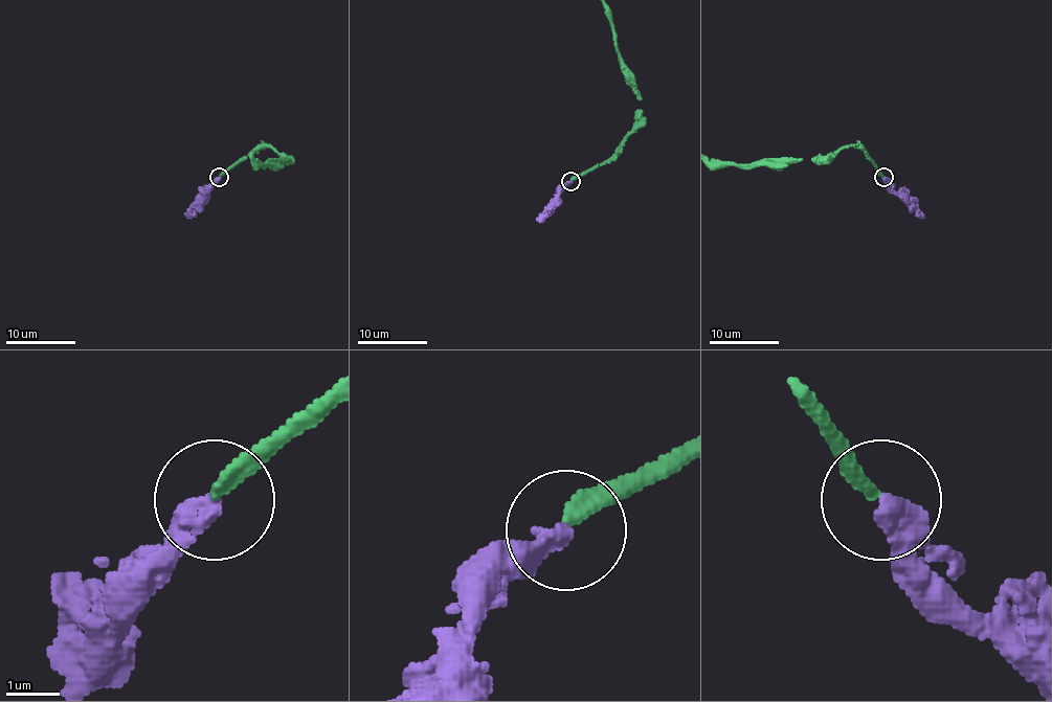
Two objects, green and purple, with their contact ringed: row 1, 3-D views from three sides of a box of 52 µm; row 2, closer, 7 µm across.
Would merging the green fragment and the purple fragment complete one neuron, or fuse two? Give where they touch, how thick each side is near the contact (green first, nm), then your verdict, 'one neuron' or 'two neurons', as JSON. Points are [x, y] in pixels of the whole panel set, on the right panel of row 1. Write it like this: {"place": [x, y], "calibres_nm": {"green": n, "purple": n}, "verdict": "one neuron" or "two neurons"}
{"place": [883, 177], "calibres_nm": {"green": 260, "purple": 360}, "verdict": "two neurons"}

